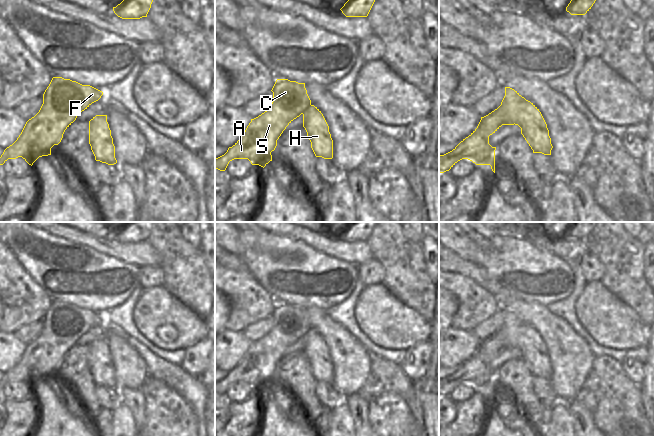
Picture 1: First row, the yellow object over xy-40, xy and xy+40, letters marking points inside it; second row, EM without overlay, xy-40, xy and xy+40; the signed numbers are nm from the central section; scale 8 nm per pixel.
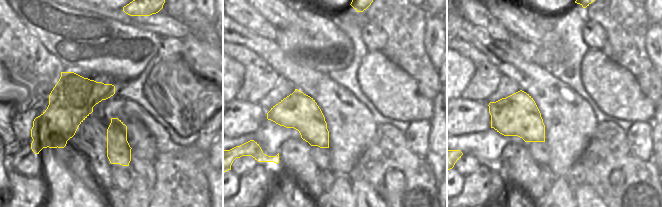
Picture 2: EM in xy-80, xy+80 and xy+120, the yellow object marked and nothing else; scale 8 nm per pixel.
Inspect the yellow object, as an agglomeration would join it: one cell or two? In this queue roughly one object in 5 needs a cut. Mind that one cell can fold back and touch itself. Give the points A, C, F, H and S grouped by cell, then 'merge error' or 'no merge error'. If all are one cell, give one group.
groups A C F S / H; merge error

